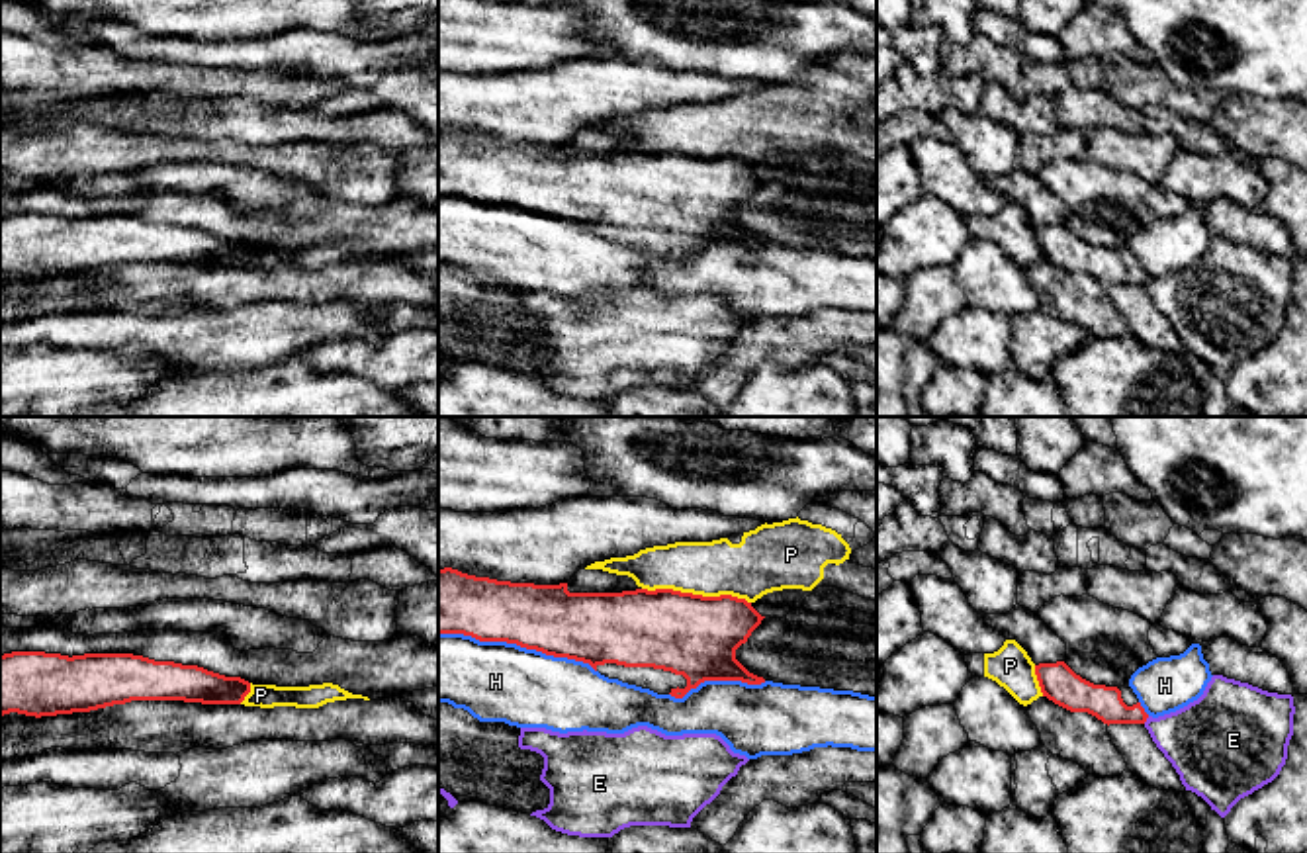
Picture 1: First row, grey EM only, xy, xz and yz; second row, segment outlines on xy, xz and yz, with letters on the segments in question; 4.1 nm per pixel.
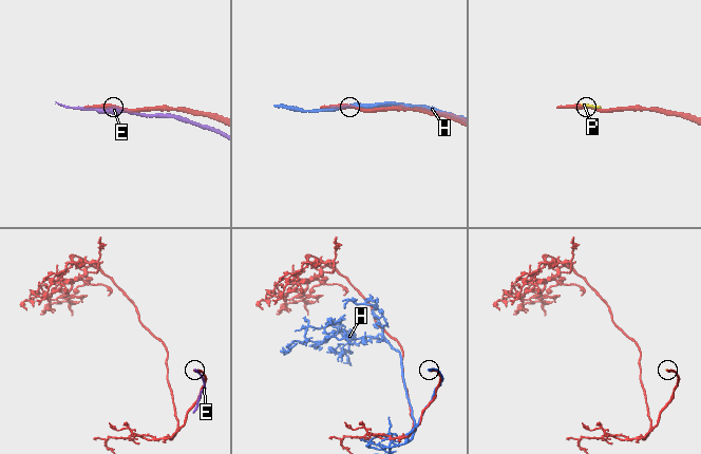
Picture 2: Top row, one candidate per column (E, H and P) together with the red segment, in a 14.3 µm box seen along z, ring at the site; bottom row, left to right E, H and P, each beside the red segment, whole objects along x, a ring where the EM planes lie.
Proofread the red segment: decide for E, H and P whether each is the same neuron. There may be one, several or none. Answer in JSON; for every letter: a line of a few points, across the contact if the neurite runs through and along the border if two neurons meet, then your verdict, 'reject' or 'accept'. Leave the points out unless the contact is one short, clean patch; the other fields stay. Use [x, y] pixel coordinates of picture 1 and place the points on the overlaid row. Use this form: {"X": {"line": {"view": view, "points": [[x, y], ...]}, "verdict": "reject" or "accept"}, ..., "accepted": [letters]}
{"E": {"verdict": "reject"}, "H": {"verdict": "reject"}, "P": {"verdict": "reject"}, "accepted": []}

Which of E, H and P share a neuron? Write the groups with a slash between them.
E / H / P

